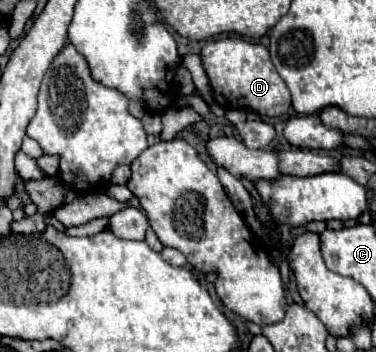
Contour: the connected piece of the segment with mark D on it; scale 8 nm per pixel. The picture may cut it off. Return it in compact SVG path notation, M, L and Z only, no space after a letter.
M223 37L205 43L201 49L201 61L209 75L215 103L225 111L231 109L253 109L263 117L277 117L287 113L291 95L285 81L275 71L269 51L261 43L251 43L241 37Z

